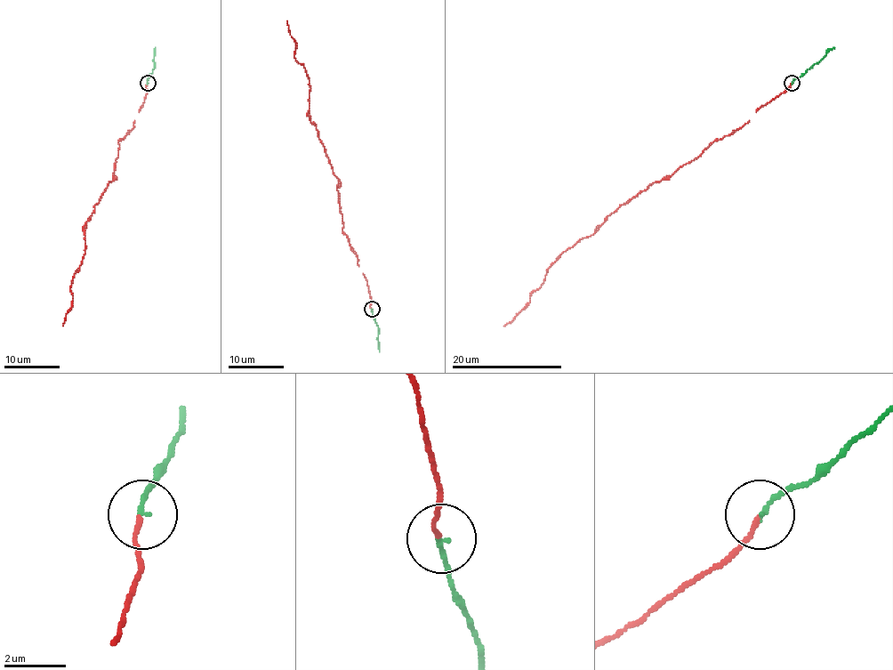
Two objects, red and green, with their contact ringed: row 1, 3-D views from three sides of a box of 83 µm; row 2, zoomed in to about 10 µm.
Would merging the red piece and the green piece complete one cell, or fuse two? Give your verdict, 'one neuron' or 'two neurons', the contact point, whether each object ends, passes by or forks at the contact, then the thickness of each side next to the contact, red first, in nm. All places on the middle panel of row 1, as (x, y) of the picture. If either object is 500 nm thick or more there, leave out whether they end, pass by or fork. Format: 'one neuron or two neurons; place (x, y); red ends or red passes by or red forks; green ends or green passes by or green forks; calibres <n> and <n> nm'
one neuron; place (372, 309); red ends; green ends; calibres 140 and 140 nm

